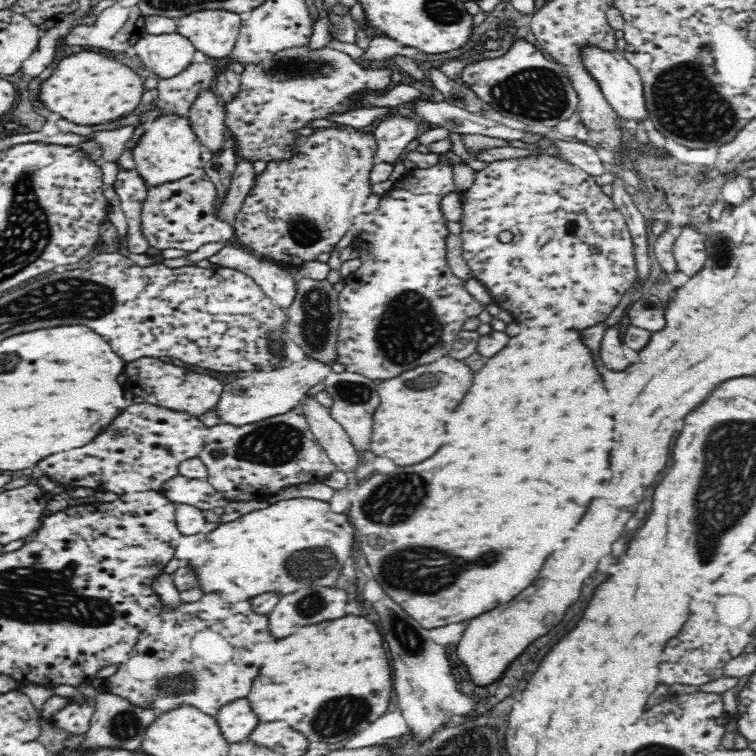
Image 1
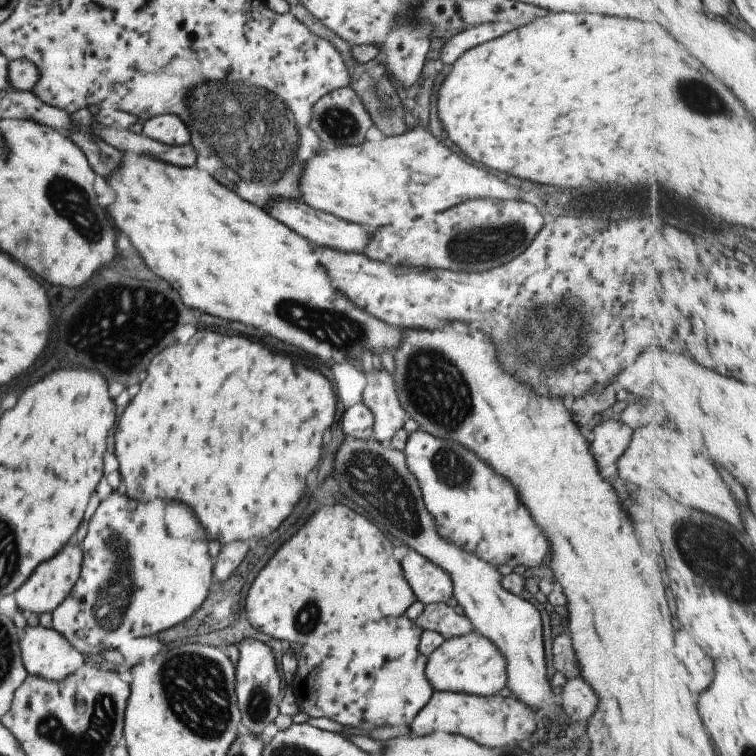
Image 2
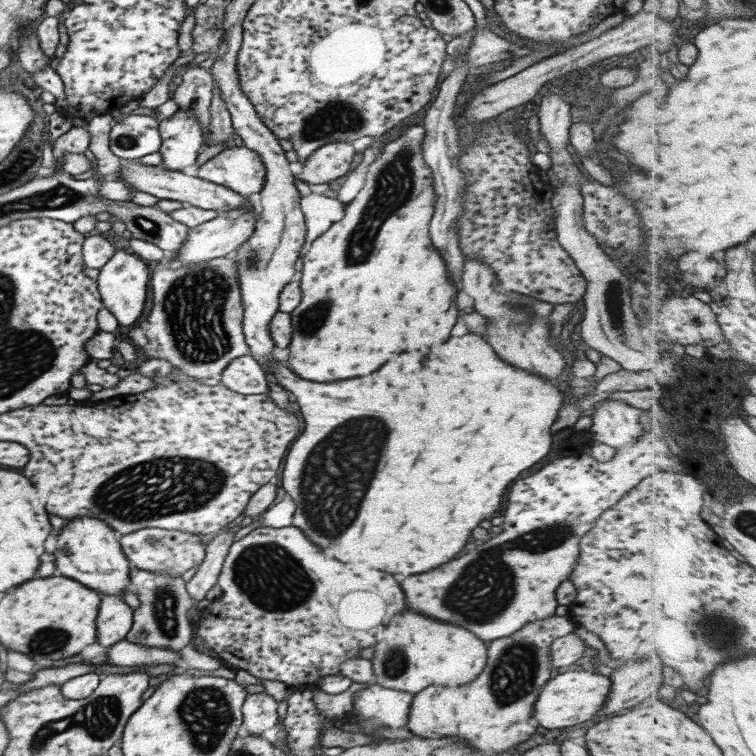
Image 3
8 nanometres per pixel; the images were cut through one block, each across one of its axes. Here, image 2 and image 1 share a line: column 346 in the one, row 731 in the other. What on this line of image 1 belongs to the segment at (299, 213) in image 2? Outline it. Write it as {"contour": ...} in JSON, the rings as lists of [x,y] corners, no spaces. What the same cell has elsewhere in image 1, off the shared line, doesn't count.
{"contour":[[[247,698],[232,700],[231,703],[220,707],[215,719],[228,742],[240,742],[244,741],[244,738],[248,739],[255,726],[260,722]]]}

